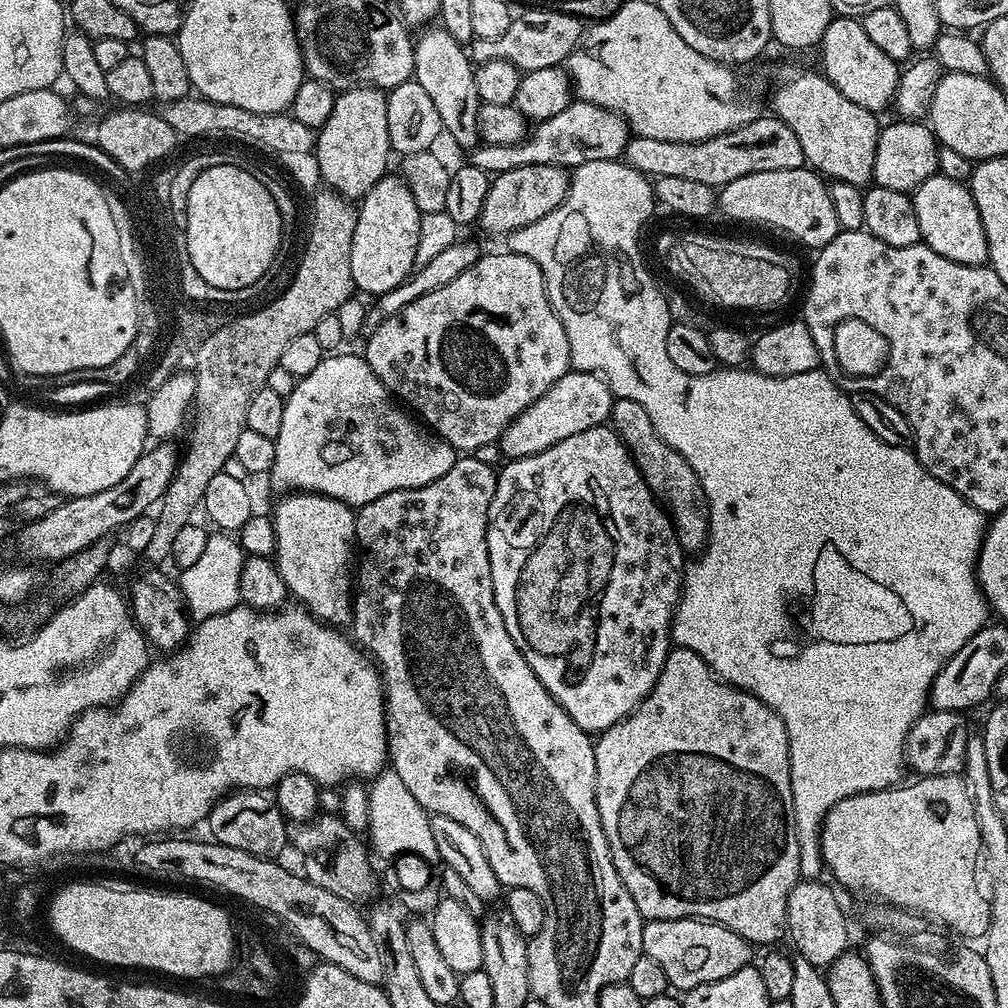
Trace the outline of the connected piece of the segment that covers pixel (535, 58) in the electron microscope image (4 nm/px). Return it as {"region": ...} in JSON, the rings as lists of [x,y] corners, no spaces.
{"region":[[[528,12],[524,17],[513,19],[510,30],[502,34],[502,38],[494,38],[494,42],[476,40],[471,45],[470,56],[473,61],[509,60],[527,74],[534,70],[546,70],[563,65],[573,52],[581,47],[586,36],[586,24],[581,17],[571,12]]]}

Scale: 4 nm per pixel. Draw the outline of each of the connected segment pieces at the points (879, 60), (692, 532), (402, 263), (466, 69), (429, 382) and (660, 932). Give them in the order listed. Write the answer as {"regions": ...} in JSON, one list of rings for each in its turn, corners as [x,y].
{"regions":[[[[840,14],[833,18],[830,26],[826,26],[823,48],[824,76],[852,102],[871,110],[879,110],[878,108],[893,103],[902,73],[901,65],[870,40],[859,19],[848,14]]],[[[613,399],[610,427],[631,453],[636,469],[642,474],[656,501],[671,516],[681,548],[691,550],[699,540],[701,543],[708,527],[708,510],[698,474],[694,474],[690,462],[686,462],[686,458],[678,454],[678,450],[674,450],[660,437],[658,430],[654,430],[654,422],[650,422],[650,414],[646,414],[646,410],[638,406],[638,402]]],[[[384,175],[358,204],[354,242],[350,246],[350,274],[353,285],[359,291],[360,288],[373,294],[392,291],[417,267],[422,213],[408,184],[399,175],[392,175]]],[[[437,30],[425,40],[415,43],[416,70],[414,79],[426,88],[440,115],[443,131],[453,136],[464,148],[472,148],[481,143],[480,110],[482,101],[476,85],[476,73],[469,53],[450,33]]],[[[511,250],[503,251],[496,252],[493,256],[481,255],[476,265],[471,265],[462,274],[453,275],[449,284],[444,284],[441,288],[433,287],[426,295],[410,302],[401,312],[387,317],[381,324],[371,329],[372,337],[369,338],[368,345],[362,349],[362,355],[368,361],[370,370],[380,379],[389,393],[401,405],[409,404],[409,406],[404,406],[411,409],[439,439],[445,440],[452,449],[460,454],[472,454],[477,451],[475,448],[480,448],[483,444],[490,443],[491,440],[492,443],[499,441],[504,429],[508,427],[508,423],[515,420],[518,413],[525,412],[539,396],[546,394],[546,390],[552,388],[554,382],[558,382],[564,377],[570,371],[572,362],[570,342],[566,338],[566,330],[562,326],[562,322],[548,301],[548,291],[544,285],[542,270],[530,258],[520,256]]],[[[699,918],[652,922],[644,929],[646,955],[654,958],[673,989],[687,990],[712,984],[749,967],[753,945],[722,924]]]]}

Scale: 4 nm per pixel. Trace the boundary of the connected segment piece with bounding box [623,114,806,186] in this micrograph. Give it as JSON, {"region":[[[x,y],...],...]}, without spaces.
{"region":[[[775,114],[757,115],[728,132],[705,140],[655,140],[642,136],[635,143],[628,143],[623,159],[631,162],[639,172],[653,177],[694,178],[696,182],[713,186],[723,186],[734,178],[758,174],[762,170],[788,170],[802,168],[806,164],[797,134]]]}

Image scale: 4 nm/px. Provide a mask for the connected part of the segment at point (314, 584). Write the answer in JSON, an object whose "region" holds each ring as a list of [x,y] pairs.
{"region":[[[288,494],[285,496],[288,497],[277,506],[276,516],[274,515],[276,529],[274,561],[281,578],[285,582],[287,591],[291,593],[292,596],[296,595],[297,598],[301,600],[297,601],[299,601],[307,611],[311,612],[317,620],[329,626],[347,625],[354,615],[354,541],[356,538],[356,517],[353,509],[349,507],[349,505],[341,504],[339,500],[331,500],[328,496],[321,496],[319,494]]]}

